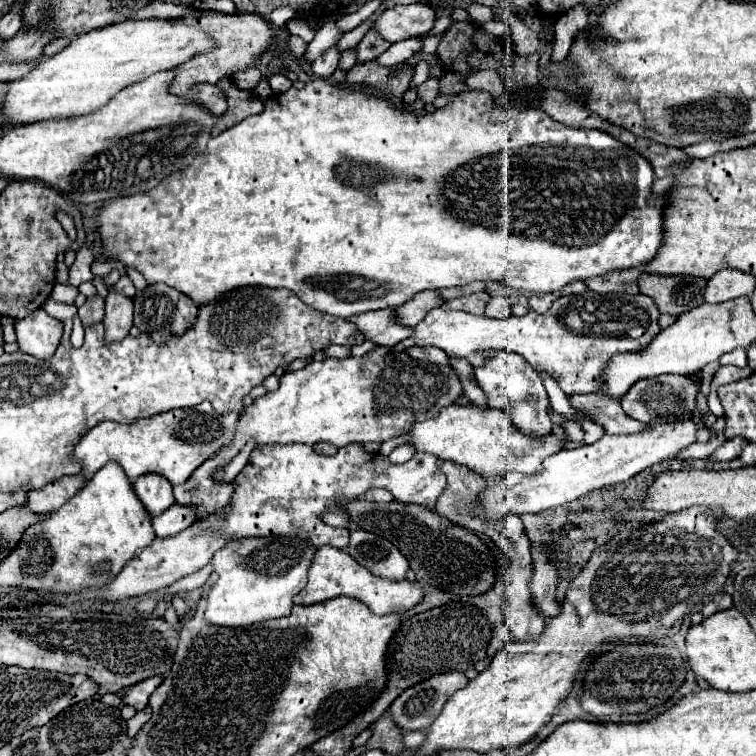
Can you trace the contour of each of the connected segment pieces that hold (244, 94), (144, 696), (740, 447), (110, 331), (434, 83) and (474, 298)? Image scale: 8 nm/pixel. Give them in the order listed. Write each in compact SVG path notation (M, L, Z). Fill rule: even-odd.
M222 79L218 81L218 87L224 89L226 97L228 97L228 111L224 115L218 117L218 123L214 127L214 135L238 125L242 119L246 119L248 115L256 115L264 109L264 103L252 93L252 91L244 91L238 89L232 81Z
M150 677L146 681L140 681L138 685L134 685L132 689L128 689L124 695L120 695L124 705L130 705L134 709L144 709L148 705L148 697L152 695L152 691L162 683L162 677Z
M742 437L728 439L720 449L716 449L716 451L714 451L712 459L714 459L714 461L732 461L732 459L740 457L740 453L744 451L744 447L746 447L746 445L748 445L748 441L746 441L746 439L742 439Z
M110 287L106 297L106 315L102 321L106 327L106 339L110 343L124 339L132 327L132 299Z
M428 79L426 83L422 83L422 85L418 87L418 97L420 97L426 105L430 105L430 103L438 97L438 79Z
M472 293L472 295L460 297L460 299L446 301L442 307L444 309L454 309L454 311L466 311L466 313L472 313L472 315L484 315L484 309L486 309L488 301L490 301L488 293Z

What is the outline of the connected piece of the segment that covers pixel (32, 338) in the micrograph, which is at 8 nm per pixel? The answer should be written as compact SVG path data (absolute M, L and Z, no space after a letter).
M36 309L28 317L16 319L14 327L20 351L38 359L52 357L62 339L62 323L50 317L44 309Z

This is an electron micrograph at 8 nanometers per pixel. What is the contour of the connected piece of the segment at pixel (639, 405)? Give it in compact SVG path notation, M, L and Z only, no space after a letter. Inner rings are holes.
M684 375L648 377L648 379L642 379L636 385L632 385L632 389L628 389L628 393L624 397L620 397L620 407L624 409L624 413L628 413L628 417L632 417L636 421L642 421L642 423L688 419L688 417L692 417L692 409L696 407L696 383L690 377L684 377Z

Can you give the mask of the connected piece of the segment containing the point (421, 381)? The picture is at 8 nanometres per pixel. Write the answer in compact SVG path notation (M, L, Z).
M376 347L364 357L330 357L326 361L314 361L304 369L284 373L280 379L282 381L276 391L268 391L244 409L234 443L224 447L216 457L204 461L184 485L174 487L176 501L182 505L196 505L200 519L228 505L232 497L232 483L216 483L212 473L218 467L228 465L228 461L236 457L250 439L256 439L258 445L314 445L328 441L336 447L344 447L348 443L384 443L394 439L400 429L408 429L408 425L416 421L436 417L442 407L456 403L458 397L464 395L460 379L450 365L440 369L440 365L434 363L418 363L416 359L410 361L406 351L394 357L390 347Z

